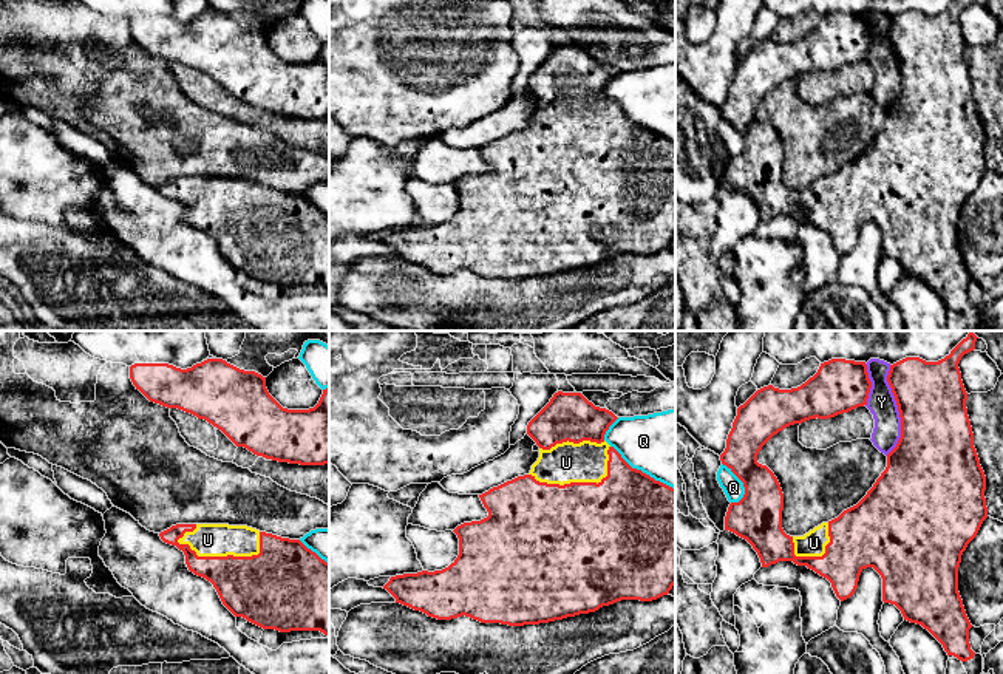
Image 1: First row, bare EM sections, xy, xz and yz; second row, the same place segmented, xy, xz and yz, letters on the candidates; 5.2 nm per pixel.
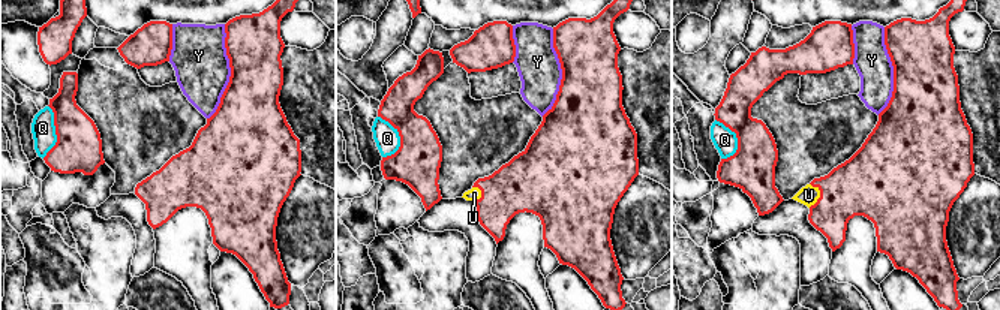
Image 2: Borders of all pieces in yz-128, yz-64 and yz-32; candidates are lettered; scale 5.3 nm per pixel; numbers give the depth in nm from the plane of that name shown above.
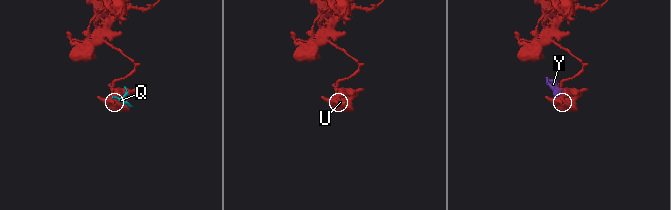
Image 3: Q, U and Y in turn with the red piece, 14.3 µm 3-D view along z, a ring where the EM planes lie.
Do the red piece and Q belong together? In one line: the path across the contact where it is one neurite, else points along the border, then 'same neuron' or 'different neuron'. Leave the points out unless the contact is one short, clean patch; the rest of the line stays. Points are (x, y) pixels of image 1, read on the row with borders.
different neuron

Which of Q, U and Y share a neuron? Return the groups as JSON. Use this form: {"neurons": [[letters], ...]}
{"neurons": [["Q"], ["U"], ["Y"]]}

